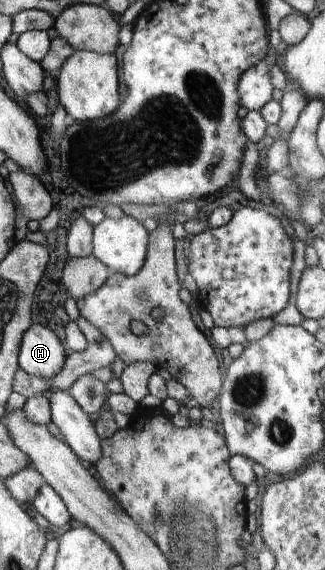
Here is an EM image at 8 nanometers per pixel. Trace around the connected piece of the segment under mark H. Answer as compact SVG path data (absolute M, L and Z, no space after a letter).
M32 324L23 331L17 355L19 368L27 374L48 379L61 371L69 358L54 330L48 326Z

